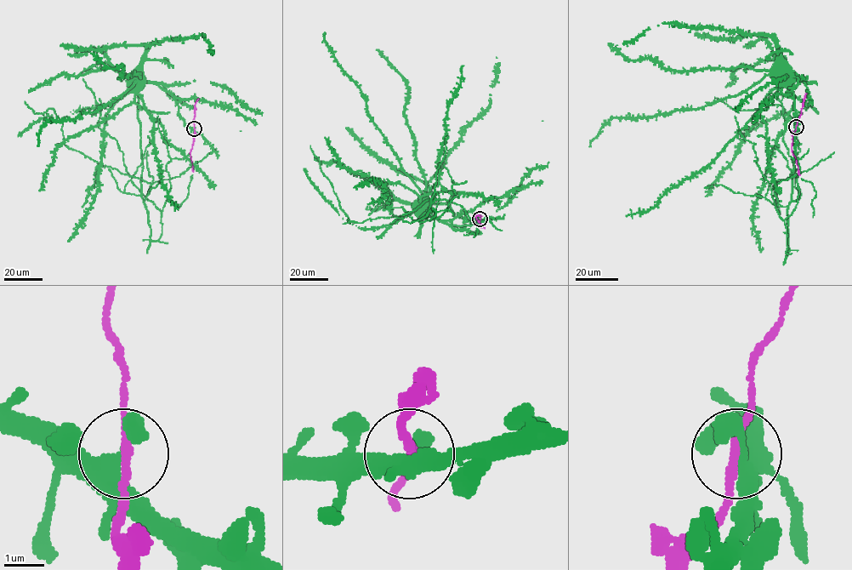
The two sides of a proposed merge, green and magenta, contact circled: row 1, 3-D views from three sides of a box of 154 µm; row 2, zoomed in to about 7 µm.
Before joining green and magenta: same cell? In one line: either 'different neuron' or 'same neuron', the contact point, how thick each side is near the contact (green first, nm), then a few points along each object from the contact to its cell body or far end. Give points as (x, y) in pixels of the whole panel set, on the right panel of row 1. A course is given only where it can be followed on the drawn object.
same neuron; at (796, 127); 400 nm thick on the green side, 190 nm on the other; green runs (796, 127), (798, 117), (792, 89), (798, 78), (777, 74), (774, 70); magenta runs (796, 127), (792, 133), (792, 149), (800, 174)

